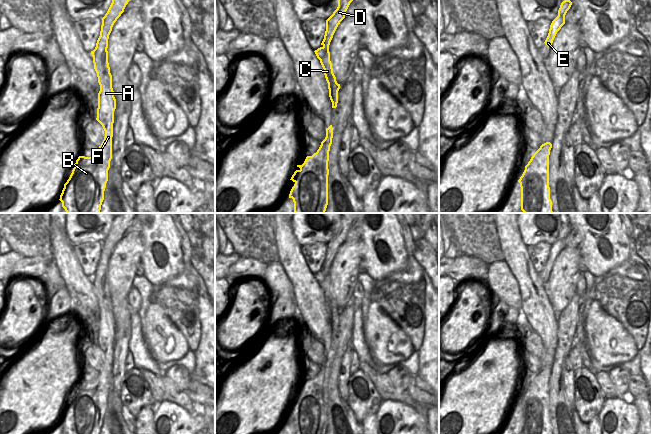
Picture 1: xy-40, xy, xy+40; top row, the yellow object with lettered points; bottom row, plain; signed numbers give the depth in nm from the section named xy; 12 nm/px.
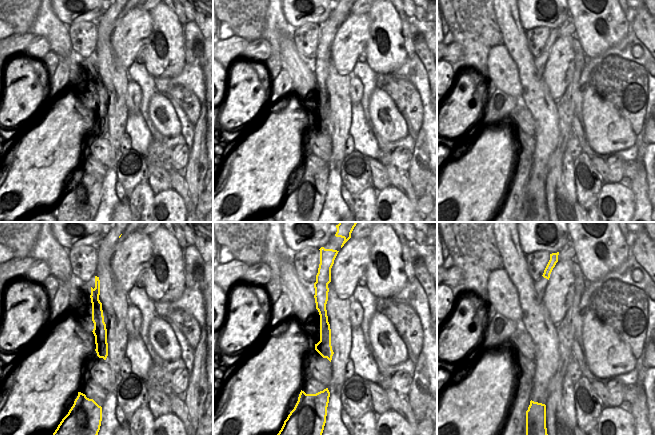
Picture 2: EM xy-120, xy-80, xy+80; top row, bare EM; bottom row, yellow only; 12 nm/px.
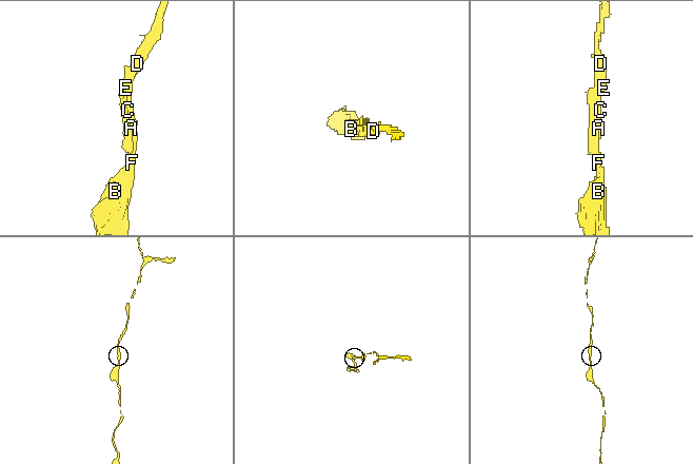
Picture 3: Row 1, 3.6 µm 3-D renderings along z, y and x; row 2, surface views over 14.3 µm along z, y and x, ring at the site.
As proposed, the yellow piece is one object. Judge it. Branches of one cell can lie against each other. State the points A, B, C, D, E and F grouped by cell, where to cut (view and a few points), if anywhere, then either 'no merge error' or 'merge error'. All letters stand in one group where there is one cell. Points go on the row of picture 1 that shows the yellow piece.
A B C D E F; no cut; no merge error

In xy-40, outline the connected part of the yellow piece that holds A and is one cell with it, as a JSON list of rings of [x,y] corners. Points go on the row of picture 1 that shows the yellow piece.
[[[112,0],[107,13],[102,18],[96,47],[91,51],[100,85],[96,120],[102,125],[105,137],[95,155],[79,156],[76,160],[59,199],[66,213],[100,213],[104,200],[112,159],[113,123],[116,109],[112,75],[108,63],[108,39],[114,23],[124,12],[128,2],[129,0]]]

